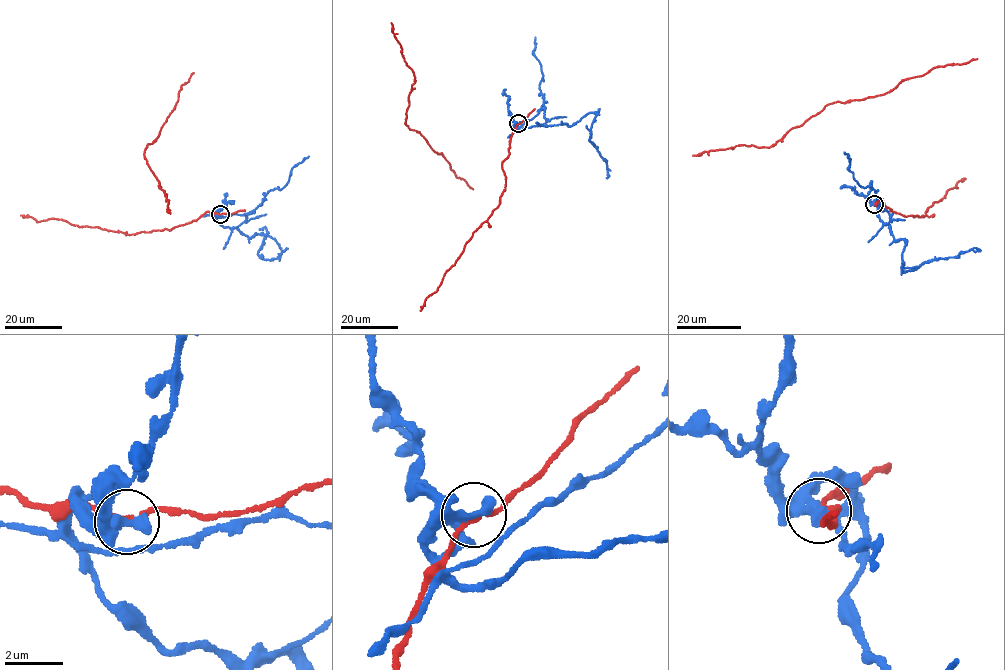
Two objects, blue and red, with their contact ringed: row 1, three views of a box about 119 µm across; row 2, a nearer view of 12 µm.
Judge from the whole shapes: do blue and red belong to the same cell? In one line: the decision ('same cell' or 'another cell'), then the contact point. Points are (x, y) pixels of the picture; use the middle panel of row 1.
another cell; place (518, 123)

